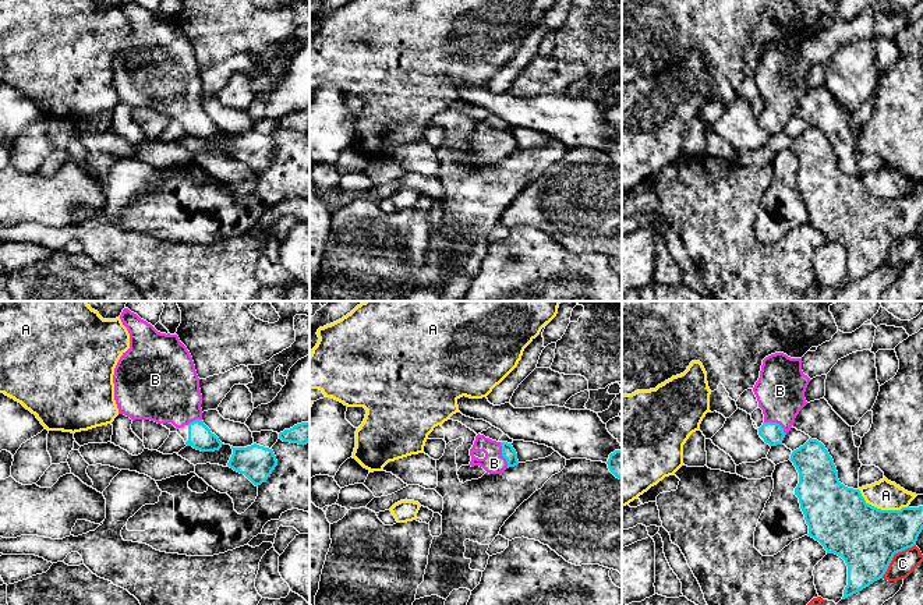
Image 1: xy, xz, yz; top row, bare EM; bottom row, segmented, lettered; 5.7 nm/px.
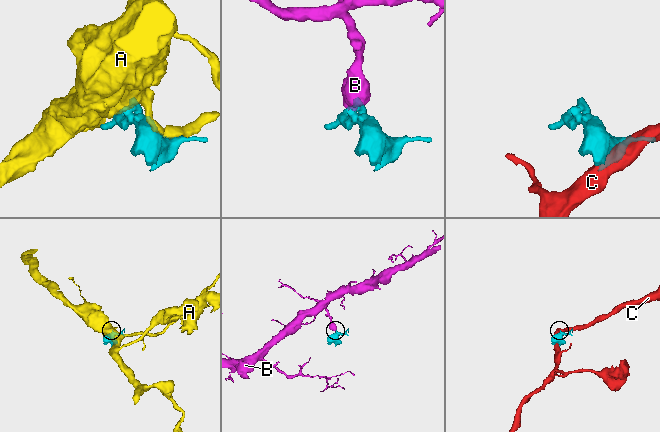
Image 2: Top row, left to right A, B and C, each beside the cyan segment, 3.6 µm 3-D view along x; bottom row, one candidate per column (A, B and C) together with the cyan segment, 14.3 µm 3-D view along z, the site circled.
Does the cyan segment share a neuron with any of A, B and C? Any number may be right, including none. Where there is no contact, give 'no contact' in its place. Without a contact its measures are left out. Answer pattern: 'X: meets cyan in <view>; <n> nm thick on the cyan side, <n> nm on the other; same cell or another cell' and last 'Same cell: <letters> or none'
A: meets cyan in yz; 360 nm thick on the cyan side, 170 nm on the other; another cell
B: meets cyan in xz; 80 nm thick on the cyan side, 130 nm on the other; same cell
C: meets cyan in yz; 360 nm thick on the cyan side, 140 nm on the other; another cell
Same cell: B

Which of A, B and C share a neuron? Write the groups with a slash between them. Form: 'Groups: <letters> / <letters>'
Groups: A / B / C

